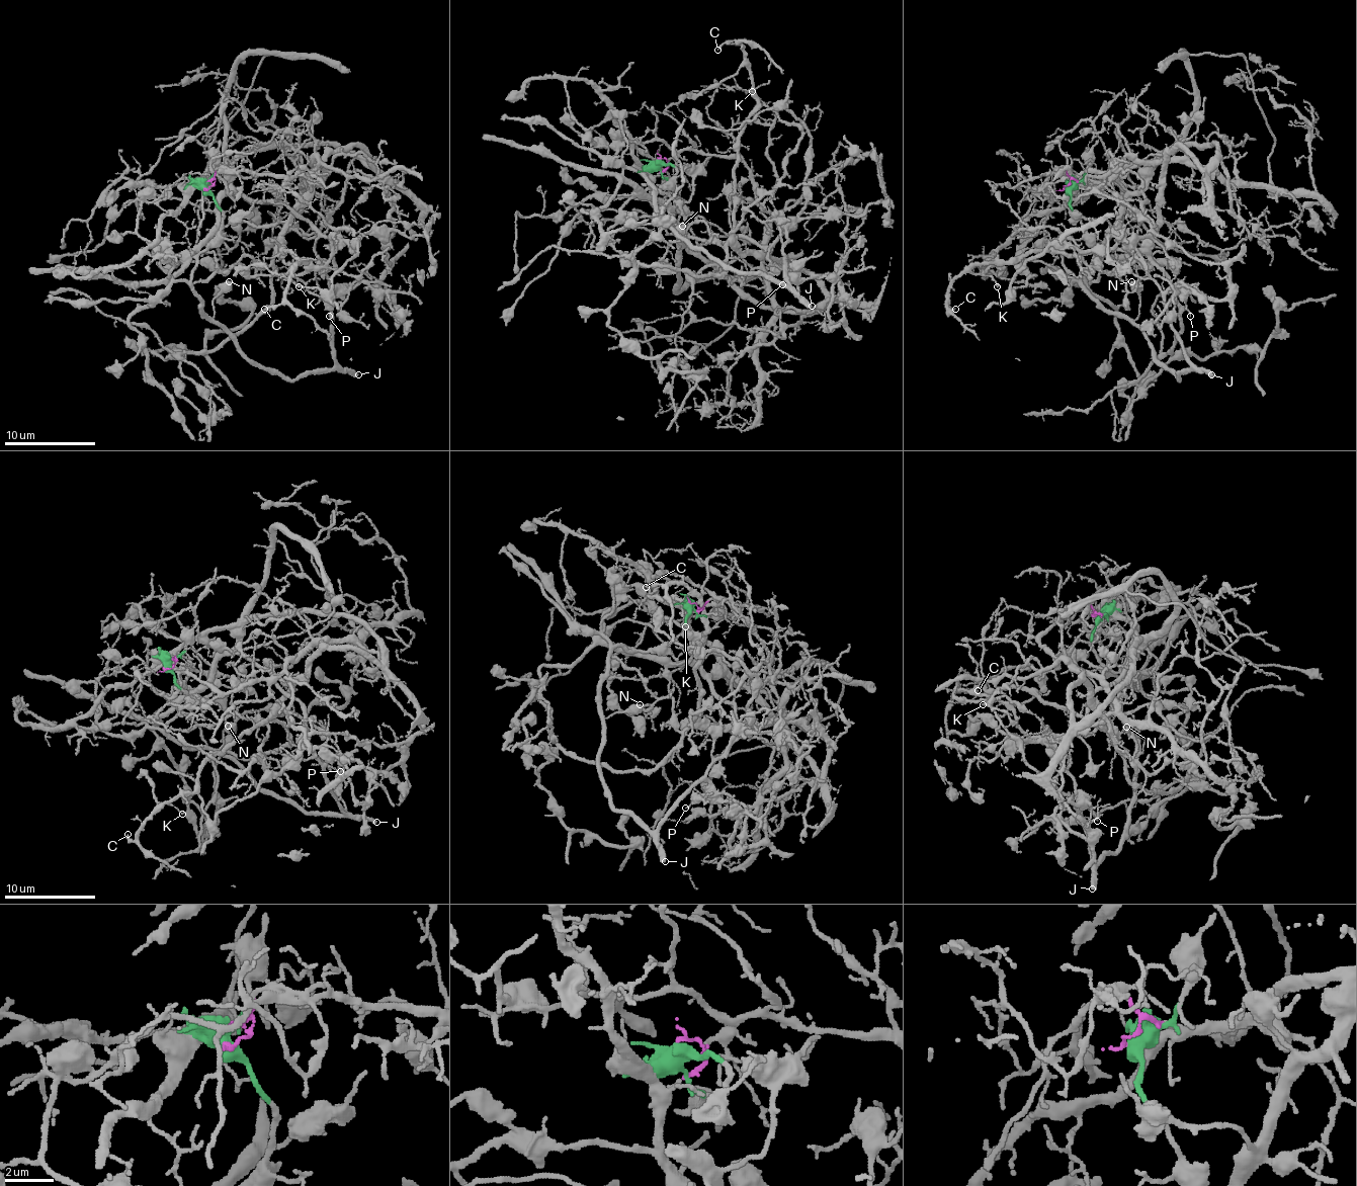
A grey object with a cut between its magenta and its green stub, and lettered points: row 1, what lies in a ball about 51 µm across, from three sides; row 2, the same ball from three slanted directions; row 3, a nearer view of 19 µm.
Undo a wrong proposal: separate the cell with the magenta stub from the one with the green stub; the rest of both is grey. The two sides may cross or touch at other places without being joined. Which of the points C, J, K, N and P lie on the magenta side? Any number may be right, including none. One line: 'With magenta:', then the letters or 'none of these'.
With magenta: C, K

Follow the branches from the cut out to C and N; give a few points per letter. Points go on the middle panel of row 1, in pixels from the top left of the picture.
C: (658, 159), (651, 204), (694, 252), (815, 311), (812, 277), (735, 243), (758, 102), (742, 48), (716, 50)
N: (658, 161), (676, 170), (662, 186), (651, 188), (644, 175), (665, 229), (674, 234), (683, 225)

